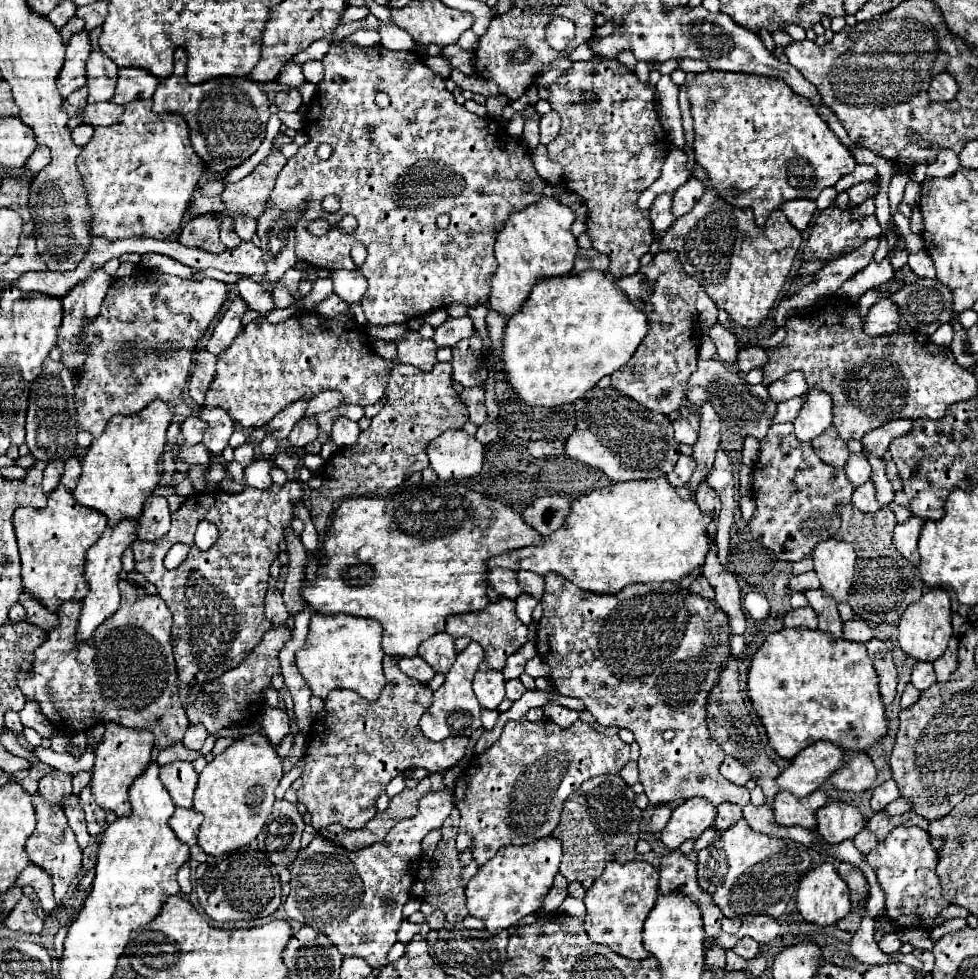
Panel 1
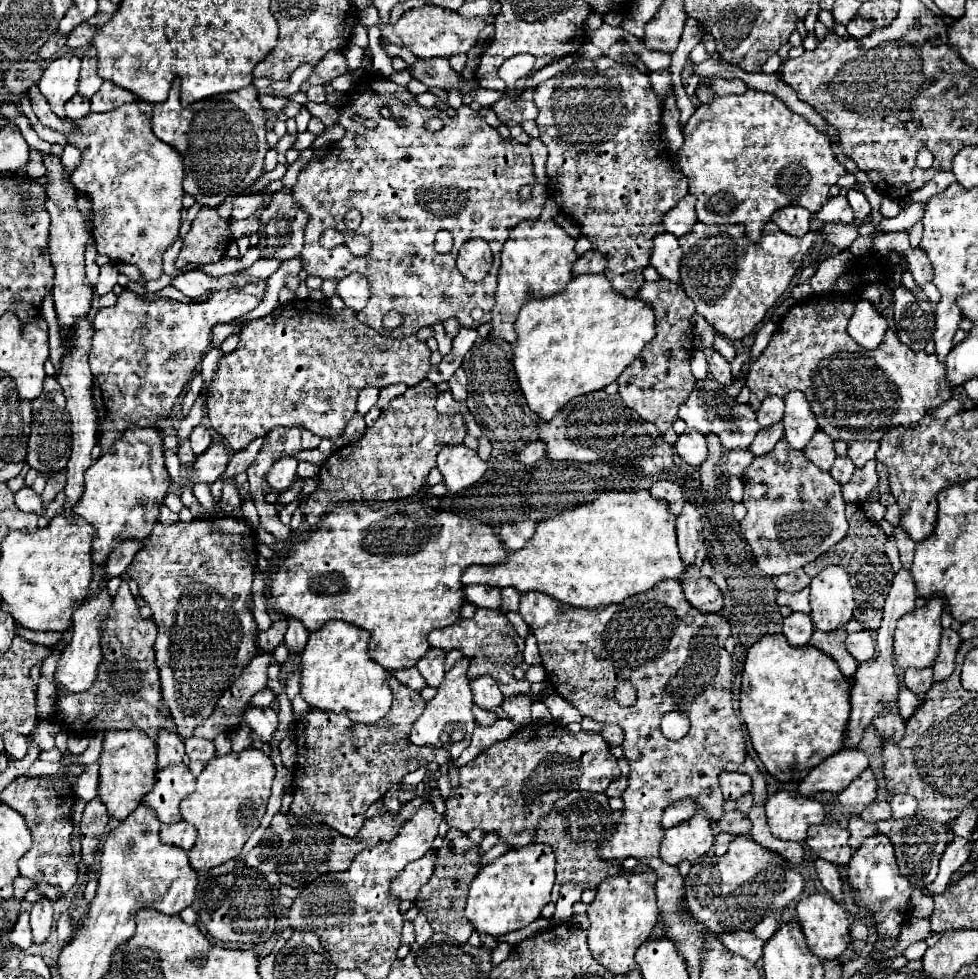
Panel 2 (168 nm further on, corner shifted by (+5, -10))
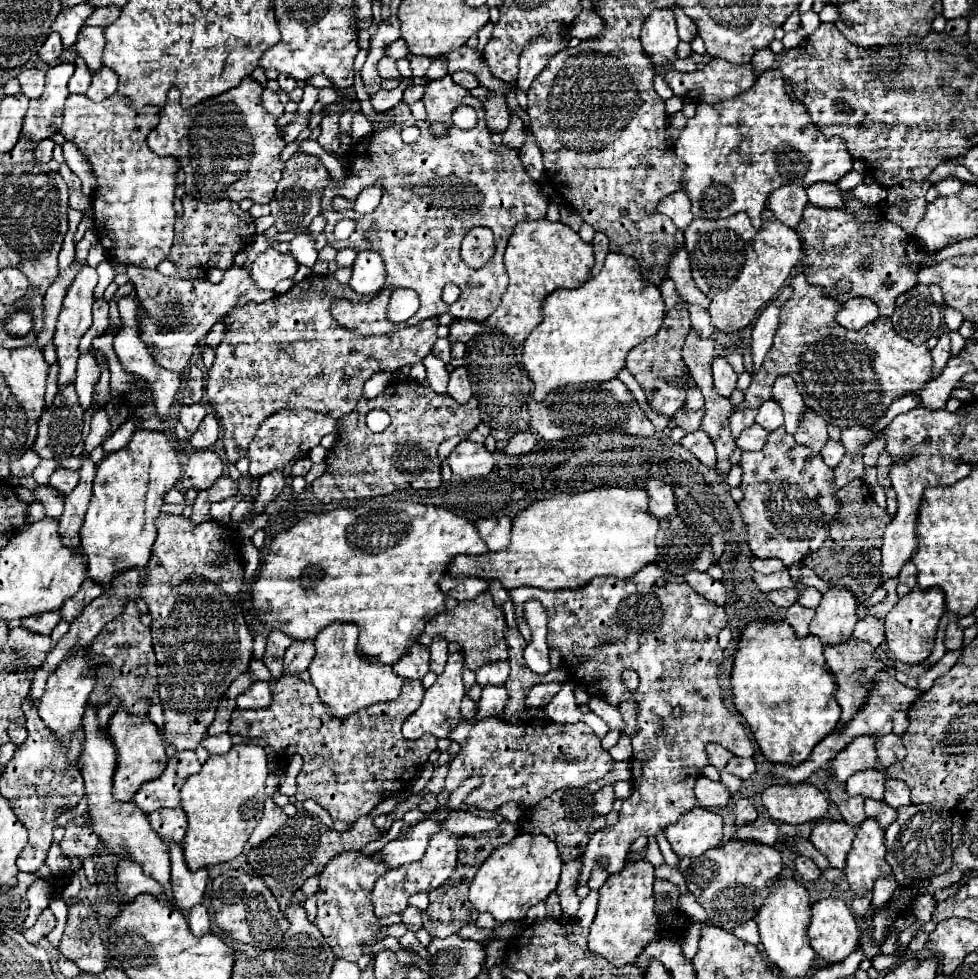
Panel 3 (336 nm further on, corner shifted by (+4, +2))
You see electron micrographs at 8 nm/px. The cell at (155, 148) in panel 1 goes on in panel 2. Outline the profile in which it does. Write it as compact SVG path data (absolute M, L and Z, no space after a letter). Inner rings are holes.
M133 101L127 103L119 109L107 111L107 113L89 113L77 121L73 121L73 131L67 135L67 143L71 143L73 147L77 147L81 151L81 163L75 169L75 173L71 175L71 183L75 185L75 189L83 195L89 197L91 201L91 211L93 211L93 237L95 237L95 245L97 245L97 253L99 255L107 255L113 263L131 263L135 267L139 267L139 271L143 273L145 281L151 279L159 279L163 275L163 253L173 245L173 241L179 237L179 227L181 227L181 199L183 199L183 189L181 189L181 181L183 181L183 161L179 157L179 153L175 153L175 149L171 149L171 145L165 145L163 141L159 141L153 133L151 133L151 125L149 125L149 103L145 101Z

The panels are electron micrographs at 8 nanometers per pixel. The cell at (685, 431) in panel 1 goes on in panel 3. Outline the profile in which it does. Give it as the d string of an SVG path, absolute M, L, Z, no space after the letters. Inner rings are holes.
M702 429L686 433L686 437L680 441L680 445L686 447L690 453L694 453L704 465L708 465L708 467L716 465L716 451L714 451L712 439Z

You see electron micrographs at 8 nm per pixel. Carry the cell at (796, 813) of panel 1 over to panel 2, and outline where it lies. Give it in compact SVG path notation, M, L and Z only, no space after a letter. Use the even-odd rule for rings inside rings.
M789 791L771 795L765 803L765 811L769 829L775 837L799 843L807 839L807 829L811 825L821 825L825 817L819 801Z

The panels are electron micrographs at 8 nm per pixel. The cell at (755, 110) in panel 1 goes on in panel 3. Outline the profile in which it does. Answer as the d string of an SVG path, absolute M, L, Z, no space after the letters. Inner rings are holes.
M770 69L762 73L752 85L752 89L740 93L734 99L716 103L712 111L708 103L698 103L696 115L688 119L686 127L680 131L674 151L682 161L686 161L684 189L692 201L694 217L720 219L746 211L756 229L760 229L760 213L766 207L768 195L778 187L808 187L818 181L836 183L842 175L846 175L852 169L852 157L844 147L844 141L840 137L826 139L822 131L810 121L810 115L804 109L804 105L792 101L786 95L780 69Z

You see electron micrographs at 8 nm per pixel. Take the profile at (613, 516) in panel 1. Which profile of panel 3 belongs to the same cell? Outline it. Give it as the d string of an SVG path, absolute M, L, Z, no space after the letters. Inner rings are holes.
M596 487L578 495L556 495L544 501L532 503L512 521L512 541L502 551L488 551L484 555L458 555L452 559L450 575L498 579L508 591L526 585L544 591L580 589L592 577L618 577L628 579L636 575L644 565L660 559L660 547L656 545L656 533L660 531L660 519L648 513L648 491L642 487Z

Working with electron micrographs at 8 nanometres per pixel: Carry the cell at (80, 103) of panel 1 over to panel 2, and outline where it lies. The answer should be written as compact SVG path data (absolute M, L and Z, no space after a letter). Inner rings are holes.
M77 93L77 95L73 95L65 103L65 111L67 111L67 117L69 119L79 119L79 117L83 117L83 115L89 113L89 99Z

